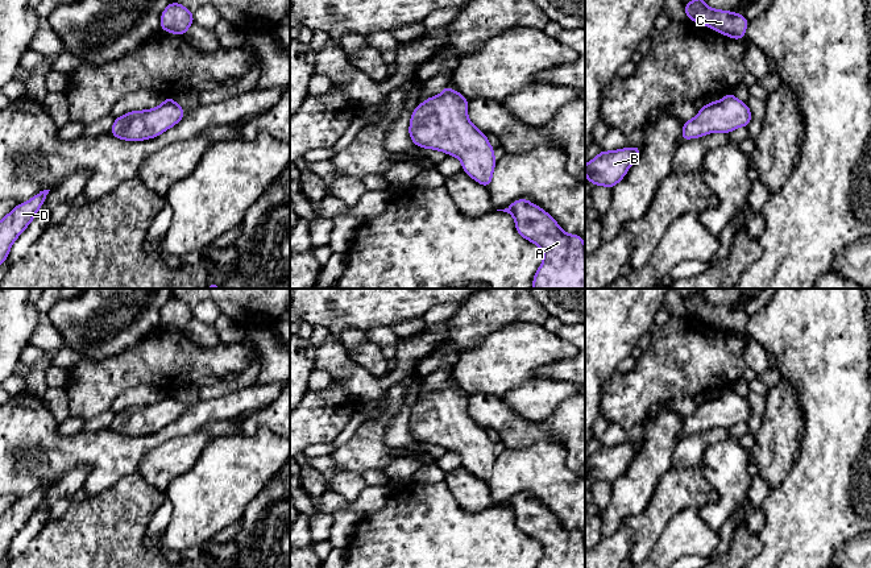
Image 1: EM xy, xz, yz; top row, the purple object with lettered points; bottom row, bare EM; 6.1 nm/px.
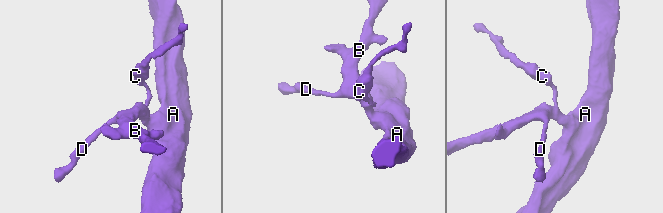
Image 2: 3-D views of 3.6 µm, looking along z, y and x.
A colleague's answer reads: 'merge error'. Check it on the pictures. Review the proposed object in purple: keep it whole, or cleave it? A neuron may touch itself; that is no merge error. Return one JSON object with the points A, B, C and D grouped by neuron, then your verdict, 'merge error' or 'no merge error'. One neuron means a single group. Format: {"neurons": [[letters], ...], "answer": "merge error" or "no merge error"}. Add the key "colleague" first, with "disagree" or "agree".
{"colleague": "disagree", "neurons": [["A", "B", "C", "D"]], "answer": "no merge error"}

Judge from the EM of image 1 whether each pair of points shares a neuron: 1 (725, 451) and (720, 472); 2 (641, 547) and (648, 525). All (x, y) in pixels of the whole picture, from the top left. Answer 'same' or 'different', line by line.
1: same
2: same

